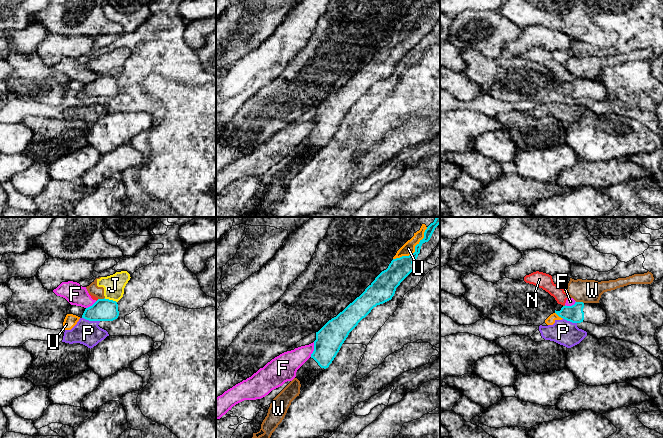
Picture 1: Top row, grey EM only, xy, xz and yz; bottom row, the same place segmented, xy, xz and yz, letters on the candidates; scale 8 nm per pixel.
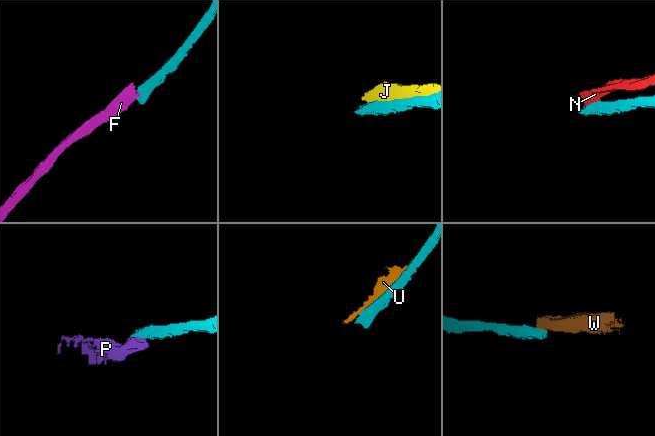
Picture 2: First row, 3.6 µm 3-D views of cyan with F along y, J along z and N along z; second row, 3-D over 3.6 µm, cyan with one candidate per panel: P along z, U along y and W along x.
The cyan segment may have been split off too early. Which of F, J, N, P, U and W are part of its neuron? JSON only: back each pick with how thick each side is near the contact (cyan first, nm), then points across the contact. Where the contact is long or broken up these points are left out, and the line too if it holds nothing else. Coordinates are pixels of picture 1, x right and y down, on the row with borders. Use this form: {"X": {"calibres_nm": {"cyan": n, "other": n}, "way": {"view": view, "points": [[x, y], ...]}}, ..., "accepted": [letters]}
{"accepted": []}

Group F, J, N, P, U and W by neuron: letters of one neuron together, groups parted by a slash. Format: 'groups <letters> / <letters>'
groups F N / J W / P U

